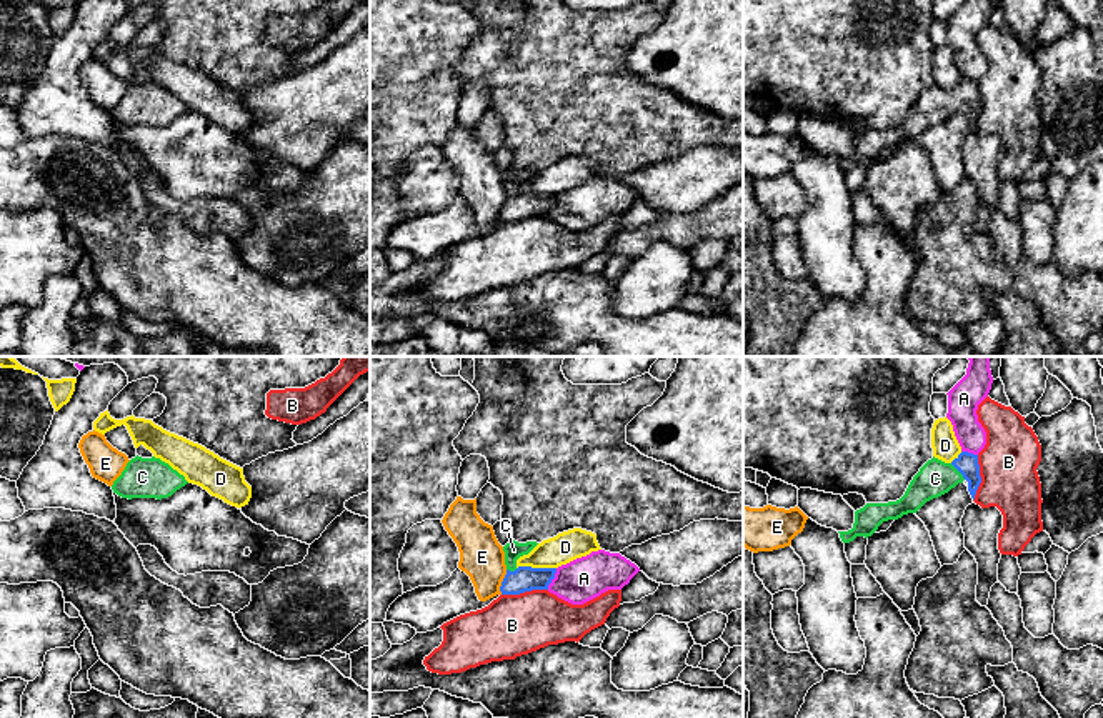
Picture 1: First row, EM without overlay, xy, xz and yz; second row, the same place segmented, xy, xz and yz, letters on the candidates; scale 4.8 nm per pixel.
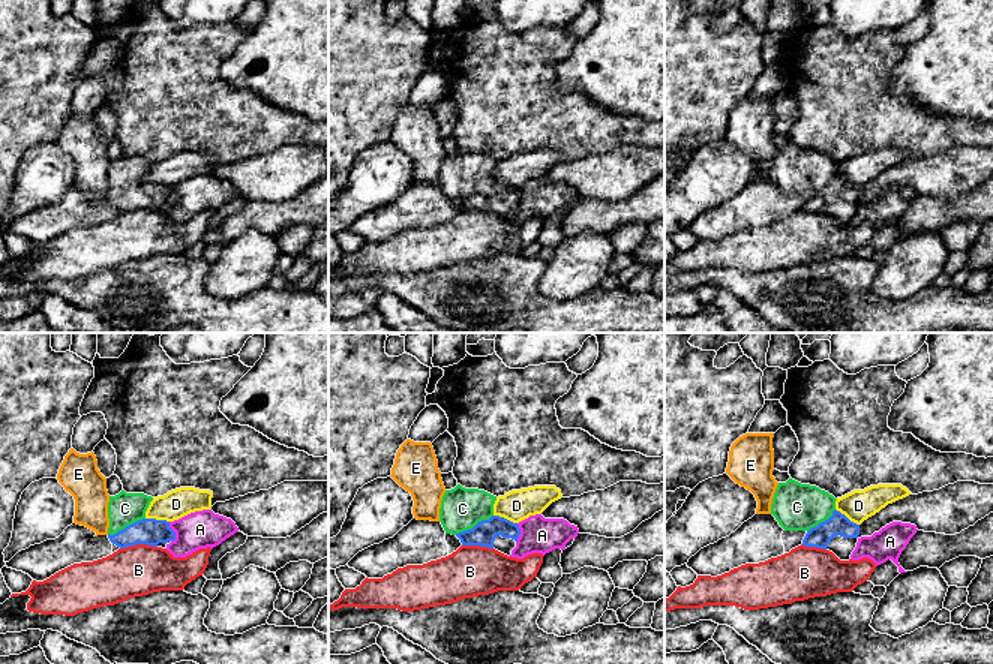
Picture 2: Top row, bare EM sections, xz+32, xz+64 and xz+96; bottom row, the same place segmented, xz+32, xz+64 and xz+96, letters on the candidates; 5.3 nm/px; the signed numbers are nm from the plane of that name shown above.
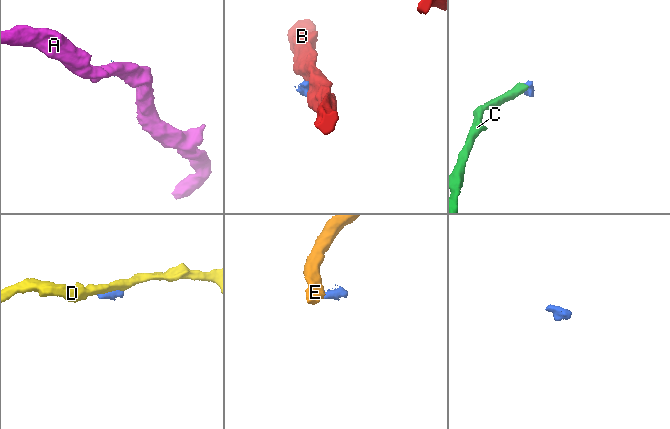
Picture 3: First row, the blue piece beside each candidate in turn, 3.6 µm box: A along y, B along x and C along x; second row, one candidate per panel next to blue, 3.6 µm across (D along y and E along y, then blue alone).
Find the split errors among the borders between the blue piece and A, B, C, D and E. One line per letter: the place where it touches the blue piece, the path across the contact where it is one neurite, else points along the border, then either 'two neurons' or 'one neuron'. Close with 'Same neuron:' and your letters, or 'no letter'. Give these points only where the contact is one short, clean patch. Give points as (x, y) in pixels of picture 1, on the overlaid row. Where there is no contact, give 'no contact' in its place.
A: meets blue in xz at (552, 578); border along xz (557, 568), (547, 588); two neurons
B: meets blue in xz at (524, 592); border along xz (547, 588), (502, 595); two neurons
C: meets blue in yz at (958, 470); runs through yz (967, 463), (958, 470), (935, 478); one neuron
D: meets blue in xz at (535, 568); border along xz (555, 567), (517, 568); two neurons
E: meets blue in xz at (502, 582); border along xz (507, 570), (500, 593); two neurons
Same neuron: C

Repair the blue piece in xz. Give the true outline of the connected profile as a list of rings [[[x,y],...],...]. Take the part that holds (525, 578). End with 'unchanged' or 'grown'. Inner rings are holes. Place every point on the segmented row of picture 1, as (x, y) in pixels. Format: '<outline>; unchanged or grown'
[[[513,538],[503,546],[507,575],[502,581],[502,595],[520,595],[532,590],[548,590],[556,568],[518,566],[517,560],[528,555],[538,543],[518,543]]]; grown

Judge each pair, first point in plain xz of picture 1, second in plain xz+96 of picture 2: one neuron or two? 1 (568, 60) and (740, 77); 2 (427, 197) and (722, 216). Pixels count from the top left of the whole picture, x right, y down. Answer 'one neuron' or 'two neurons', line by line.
1: two neurons
2: two neurons

